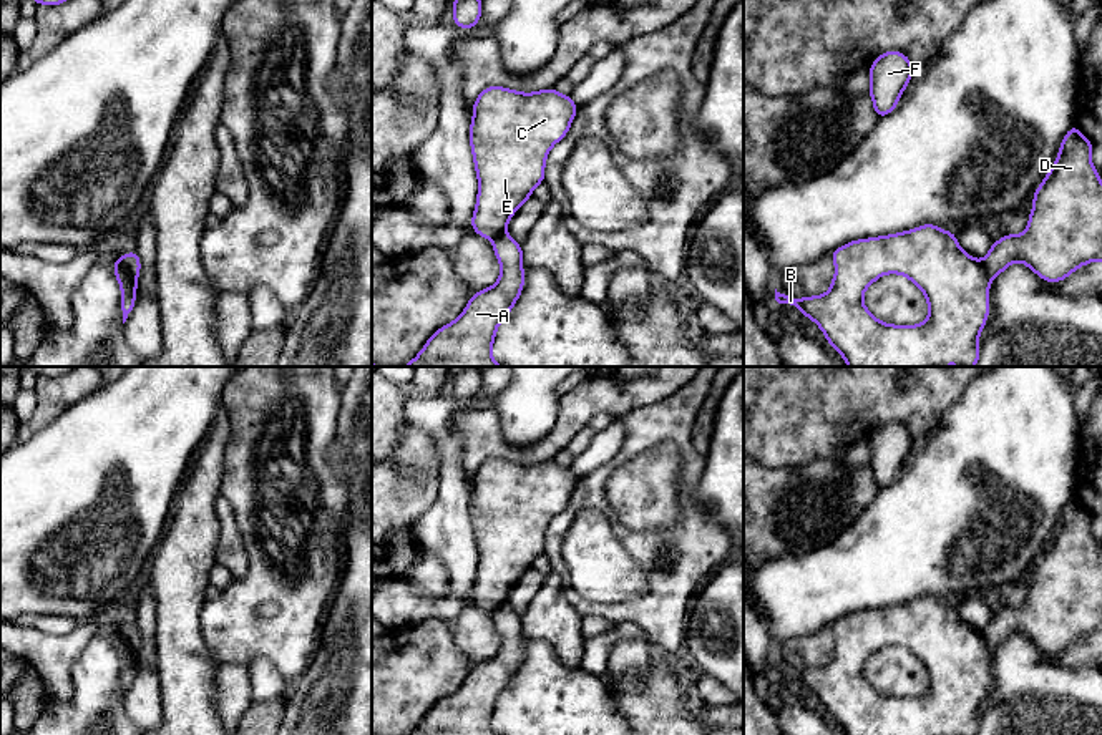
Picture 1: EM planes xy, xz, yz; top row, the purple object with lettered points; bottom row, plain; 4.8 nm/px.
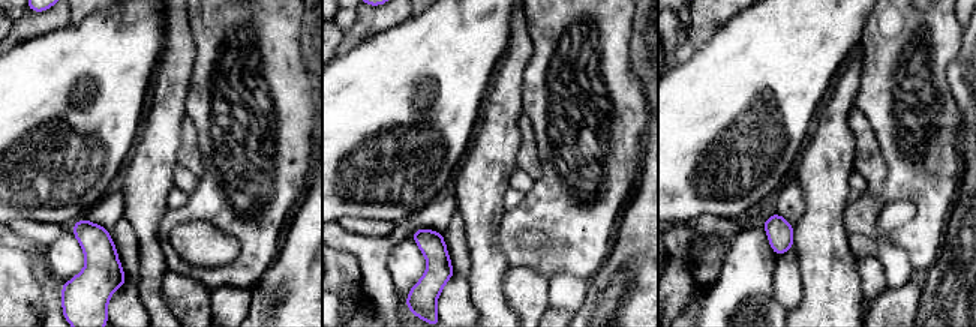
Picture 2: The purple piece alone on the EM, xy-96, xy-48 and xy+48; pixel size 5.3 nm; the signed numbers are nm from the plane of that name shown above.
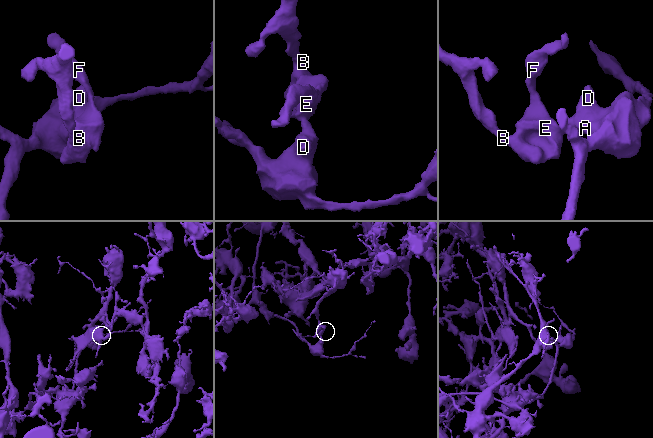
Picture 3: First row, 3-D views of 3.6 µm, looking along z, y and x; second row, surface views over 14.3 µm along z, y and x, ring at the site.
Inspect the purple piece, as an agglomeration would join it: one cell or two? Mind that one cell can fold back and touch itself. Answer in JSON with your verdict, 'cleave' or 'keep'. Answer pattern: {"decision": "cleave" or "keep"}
{"decision": "cleave"}

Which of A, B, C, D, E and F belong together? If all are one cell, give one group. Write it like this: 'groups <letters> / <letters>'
groups A D / B C E F

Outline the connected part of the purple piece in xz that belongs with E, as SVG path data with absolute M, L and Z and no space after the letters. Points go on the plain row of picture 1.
M503 458L481 461L470 496L470 516L480 557L471 599L478 607L493 612L506 604L511 587L531 569L533 561L544 554L549 521L568 506L576 484L578 476L554 460L534 465Z

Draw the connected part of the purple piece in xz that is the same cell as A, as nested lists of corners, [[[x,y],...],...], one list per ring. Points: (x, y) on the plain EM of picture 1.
[[[506,604],[493,611],[501,645],[495,657],[470,669],[451,695],[436,702],[408,735],[496,735],[491,727],[498,697],[524,657],[523,622]]]

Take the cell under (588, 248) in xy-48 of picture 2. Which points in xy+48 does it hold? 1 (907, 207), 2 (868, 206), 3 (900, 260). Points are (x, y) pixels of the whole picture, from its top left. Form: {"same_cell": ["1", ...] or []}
{"same_cell": ["2"]}

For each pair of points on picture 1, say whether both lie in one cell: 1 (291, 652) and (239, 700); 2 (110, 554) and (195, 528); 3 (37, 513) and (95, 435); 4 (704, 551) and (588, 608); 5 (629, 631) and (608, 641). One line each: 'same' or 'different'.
1: different
2: different
3: same
4: same
5: same

